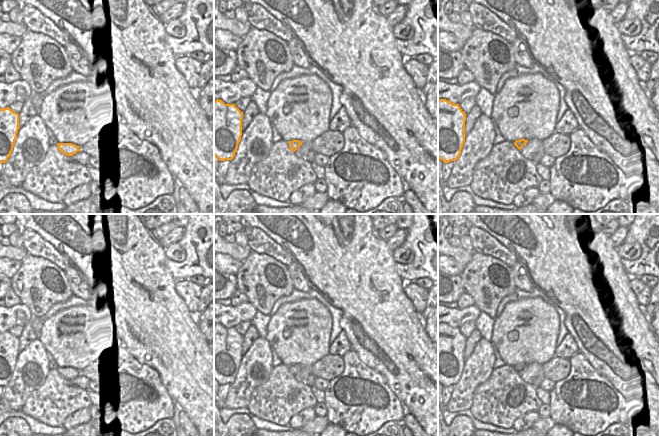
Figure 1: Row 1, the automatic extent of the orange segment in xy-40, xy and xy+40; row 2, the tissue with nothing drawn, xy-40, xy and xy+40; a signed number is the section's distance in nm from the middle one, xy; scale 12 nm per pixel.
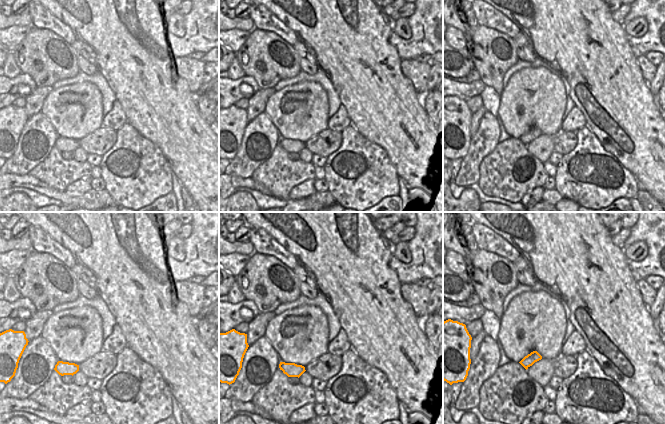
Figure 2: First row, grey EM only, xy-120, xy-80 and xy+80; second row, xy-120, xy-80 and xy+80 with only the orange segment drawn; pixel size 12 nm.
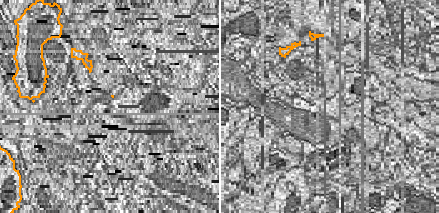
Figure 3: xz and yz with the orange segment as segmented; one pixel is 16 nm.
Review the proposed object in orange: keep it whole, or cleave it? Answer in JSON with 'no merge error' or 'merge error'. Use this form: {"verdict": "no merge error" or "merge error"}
{"verdict": "merge error"}

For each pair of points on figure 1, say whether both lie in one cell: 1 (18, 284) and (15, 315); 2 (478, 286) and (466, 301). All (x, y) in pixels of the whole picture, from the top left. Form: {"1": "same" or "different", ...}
{"1": "different", "2": "different"}

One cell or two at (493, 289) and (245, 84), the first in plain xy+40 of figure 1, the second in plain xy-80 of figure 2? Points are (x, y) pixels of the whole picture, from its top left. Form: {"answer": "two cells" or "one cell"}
{"answer": "two cells"}

